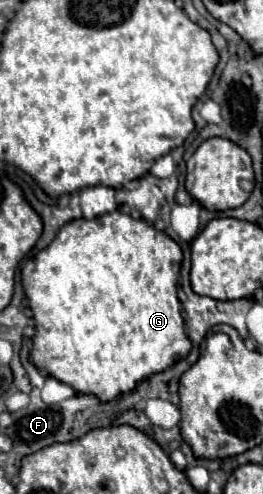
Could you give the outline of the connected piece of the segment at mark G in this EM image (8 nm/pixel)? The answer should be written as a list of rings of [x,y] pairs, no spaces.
[[[113,211],[103,217],[95,217],[91,221],[75,219],[75,221],[69,221],[67,225],[63,225],[59,229],[59,233],[55,235],[55,239],[49,243],[49,247],[39,251],[35,257],[27,259],[21,269],[23,289],[25,289],[29,309],[33,311],[33,321],[35,321],[33,349],[29,355],[31,363],[37,369],[43,369],[49,377],[55,377],[57,381],[73,387],[79,395],[95,395],[95,397],[99,397],[99,401],[113,401],[115,397],[133,391],[149,375],[161,373],[161,371],[169,369],[171,365],[175,365],[179,359],[187,357],[191,351],[191,341],[185,335],[183,309],[181,309],[181,301],[177,299],[177,277],[179,277],[181,259],[183,259],[181,247],[171,237],[167,237],[163,231],[157,231],[153,225],[145,223],[143,219],[133,219],[131,215],[125,215],[121,211]]]

